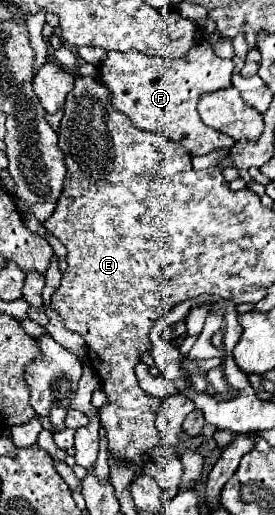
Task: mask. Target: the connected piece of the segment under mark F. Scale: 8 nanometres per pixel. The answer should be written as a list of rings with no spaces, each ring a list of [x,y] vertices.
[[[199,41],[181,59],[148,56],[139,51],[109,51],[107,59],[99,65],[97,79],[109,89],[111,105],[125,113],[133,127],[143,131],[163,131],[167,139],[183,145],[189,155],[205,155],[213,149],[229,149],[235,143],[231,137],[199,121],[197,111],[203,93],[231,87],[231,73],[233,61],[217,57],[207,41]]]

